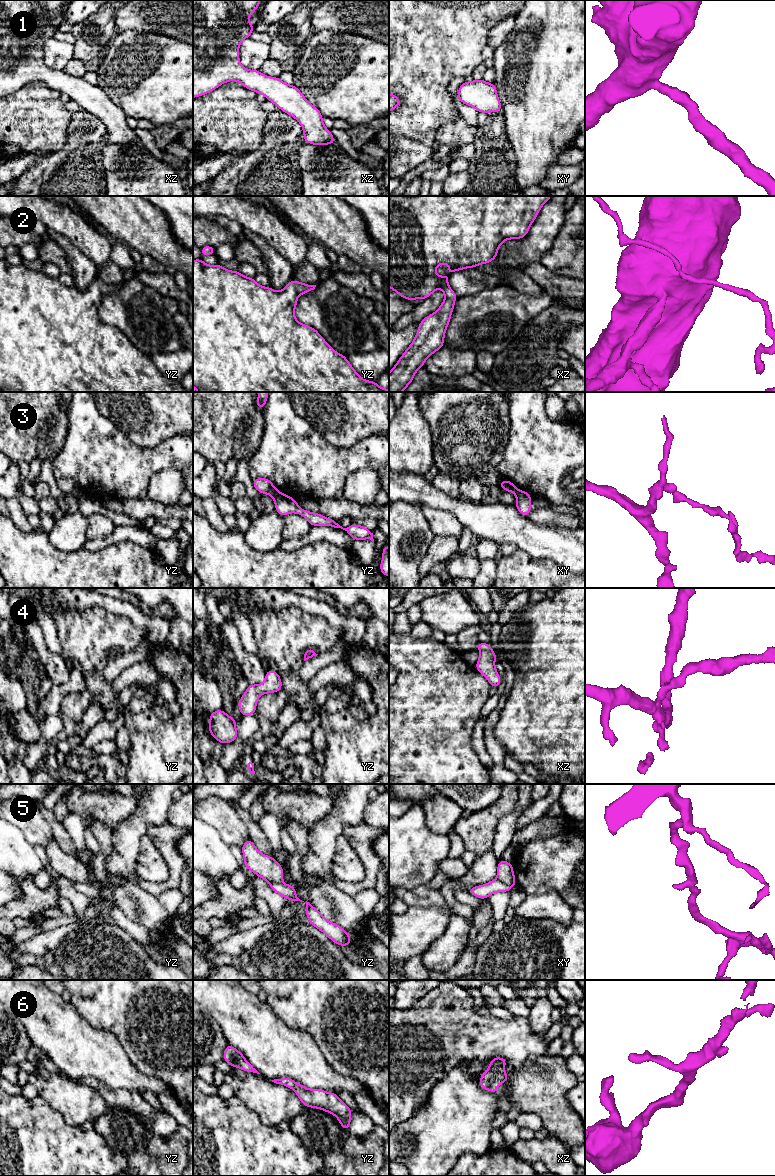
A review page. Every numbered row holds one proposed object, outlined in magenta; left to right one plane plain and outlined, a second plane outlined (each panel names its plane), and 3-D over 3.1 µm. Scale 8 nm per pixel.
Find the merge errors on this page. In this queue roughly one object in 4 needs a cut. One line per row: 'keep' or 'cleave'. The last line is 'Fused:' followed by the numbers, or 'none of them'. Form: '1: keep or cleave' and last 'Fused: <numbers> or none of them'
1: keep
2: keep
3: cleave
4: keep
5: cleave
6: keep
Fused: 3, 5

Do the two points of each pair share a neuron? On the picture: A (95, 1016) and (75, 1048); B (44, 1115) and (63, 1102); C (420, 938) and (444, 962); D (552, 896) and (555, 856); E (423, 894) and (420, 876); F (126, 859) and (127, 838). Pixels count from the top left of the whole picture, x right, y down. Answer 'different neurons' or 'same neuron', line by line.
A: different neurons
B: different neurons
C: different neurons
D: different neurons
E: different neurons
F: same neuron

